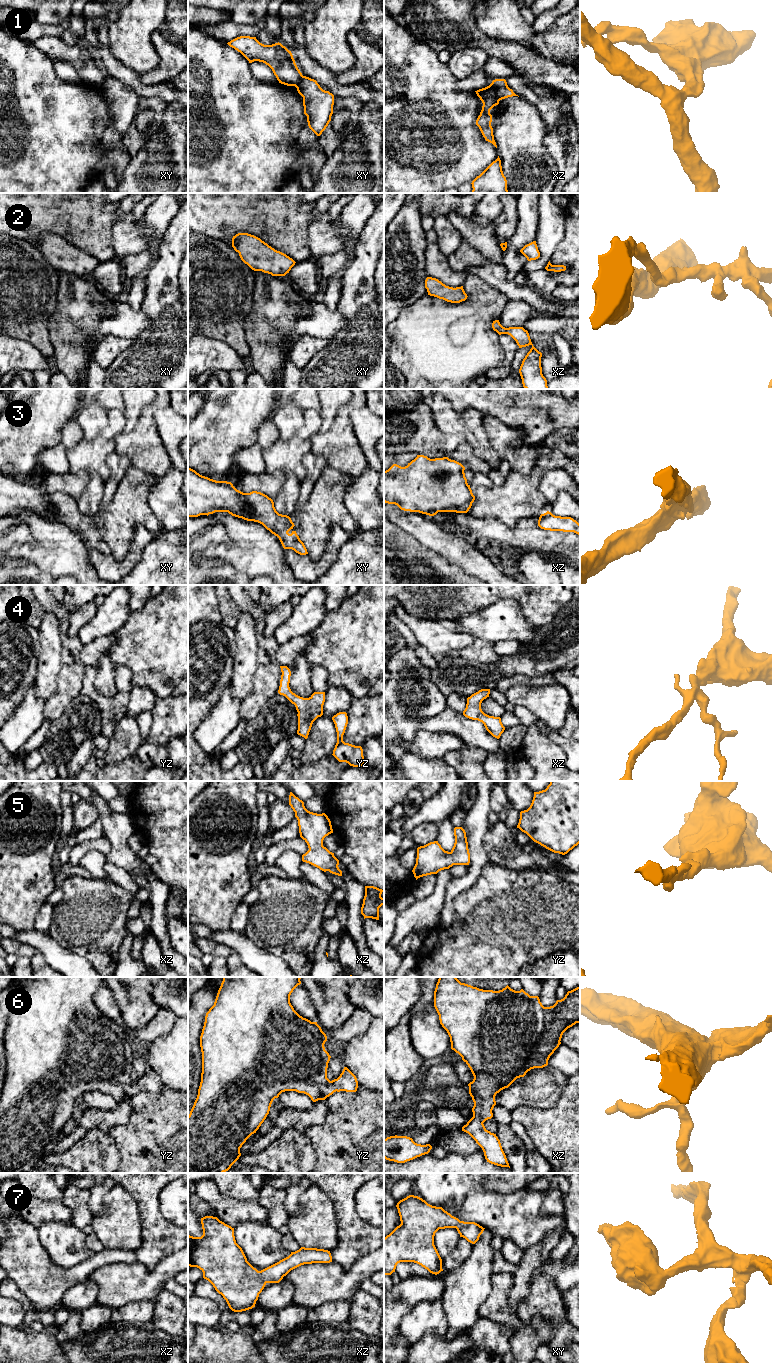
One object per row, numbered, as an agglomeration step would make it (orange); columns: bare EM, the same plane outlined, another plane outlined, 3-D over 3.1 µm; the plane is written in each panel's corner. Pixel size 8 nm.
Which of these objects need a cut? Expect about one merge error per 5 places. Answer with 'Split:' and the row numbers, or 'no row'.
Split: 1

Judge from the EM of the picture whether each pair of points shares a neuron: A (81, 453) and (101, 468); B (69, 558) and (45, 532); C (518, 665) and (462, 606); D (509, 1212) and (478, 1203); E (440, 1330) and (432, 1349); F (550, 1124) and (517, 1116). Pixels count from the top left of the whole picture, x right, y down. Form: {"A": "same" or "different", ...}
{"A": "same", "B": "same", "C": "different", "D": "same", "E": "different", "F": "same"}

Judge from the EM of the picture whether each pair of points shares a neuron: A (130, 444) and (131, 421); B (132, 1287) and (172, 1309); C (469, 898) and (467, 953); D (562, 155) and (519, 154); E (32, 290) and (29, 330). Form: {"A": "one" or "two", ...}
{"A": "two", "B": "two", "C": "one", "D": "two", "E": "one"}

